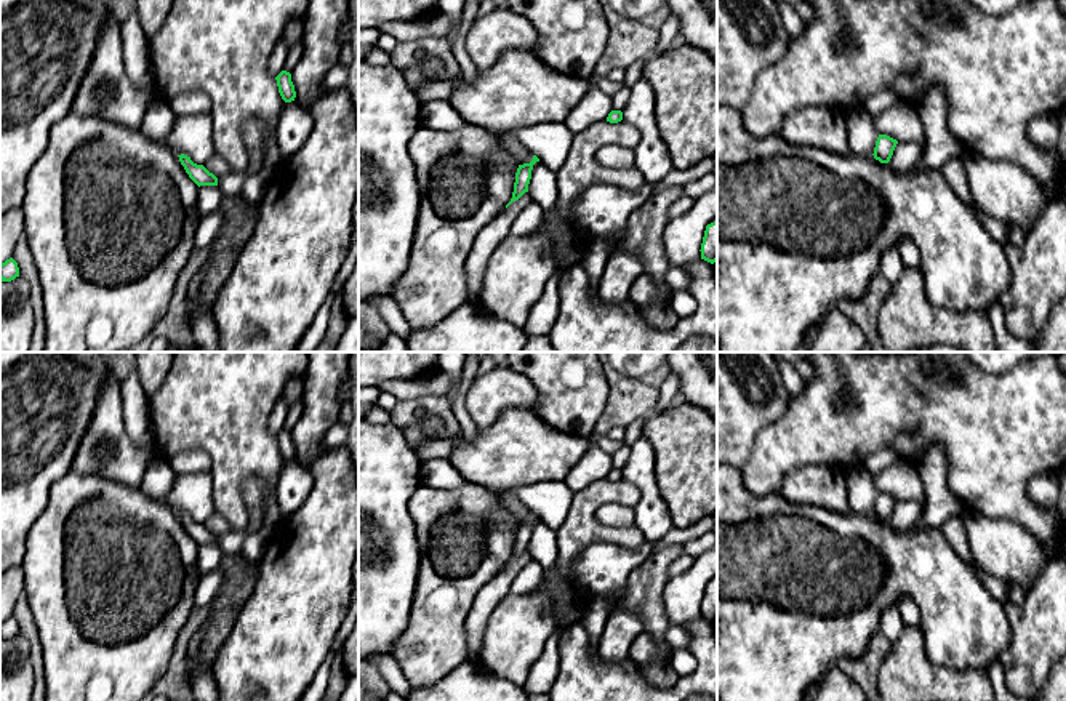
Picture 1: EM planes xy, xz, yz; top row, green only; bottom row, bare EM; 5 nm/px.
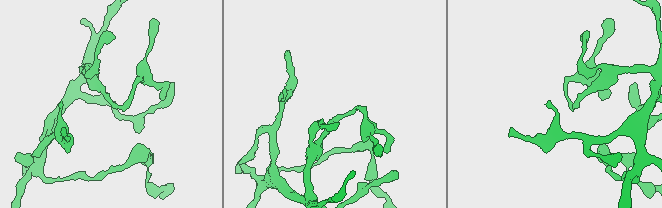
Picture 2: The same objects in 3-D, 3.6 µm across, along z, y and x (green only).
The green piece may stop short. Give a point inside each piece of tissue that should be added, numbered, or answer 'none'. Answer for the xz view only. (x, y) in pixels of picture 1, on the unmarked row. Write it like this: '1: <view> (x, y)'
none

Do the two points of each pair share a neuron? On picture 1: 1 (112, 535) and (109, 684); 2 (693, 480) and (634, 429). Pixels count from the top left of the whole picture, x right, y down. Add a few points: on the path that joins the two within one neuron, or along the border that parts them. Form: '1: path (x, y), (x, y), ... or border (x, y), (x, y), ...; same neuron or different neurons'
1: path (109, 572), (108, 637), (103, 647); same neuron
2: border (647, 416), (641, 436); different neurons

